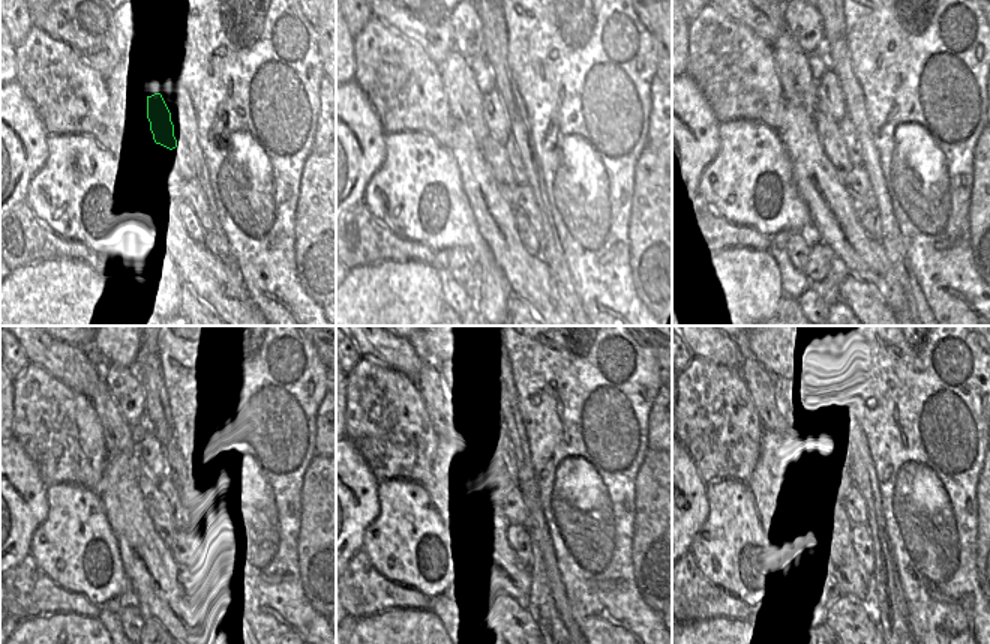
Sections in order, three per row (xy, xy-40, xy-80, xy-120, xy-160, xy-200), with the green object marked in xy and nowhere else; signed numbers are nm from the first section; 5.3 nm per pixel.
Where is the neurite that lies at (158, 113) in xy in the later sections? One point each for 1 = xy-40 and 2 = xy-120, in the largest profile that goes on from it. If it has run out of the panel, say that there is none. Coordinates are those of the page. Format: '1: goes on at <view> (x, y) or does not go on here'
1: goes on at xy-40 (495, 116)
2: goes on at xy-120 (146, 427)

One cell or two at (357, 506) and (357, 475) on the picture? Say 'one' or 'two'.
one

